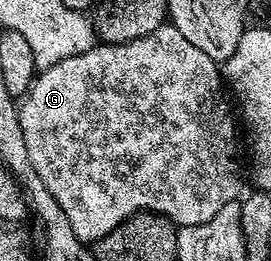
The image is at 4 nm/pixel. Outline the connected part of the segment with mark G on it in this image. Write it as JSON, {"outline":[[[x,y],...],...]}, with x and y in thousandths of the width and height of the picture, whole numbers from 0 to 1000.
{"outline":[[[624,92],[576,107],[576,123],[546,123],[539,138],[517,138],[469,161],[351,169],[325,199],[284,207],[280,215],[251,215],[251,230],[221,230],[221,245],[192,245],[173,268],[151,272],[129,295],[122,322],[111,326],[107,345],[96,349],[77,379],[66,425],[74,490],[89,490],[89,556],[103,567],[103,602],[118,609],[118,644],[133,644],[133,674],[148,674],[148,690],[162,690],[177,736],[192,736],[192,751],[207,751],[207,782],[221,782],[221,797],[236,797],[236,828],[251,828],[251,858],[266,858],[266,889],[280,889],[280,904],[295,923],[321,935],[365,927],[373,912],[399,904],[399,889],[413,889],[413,874],[428,874],[446,851],[483,835],[487,824],[528,812],[601,820],[609,835],[627,839],[661,874],[753,858],[768,843],[782,843],[782,828],[797,828],[797,812],[812,812],[812,797],[827,797],[827,782],[882,770],[886,747],[878,739],[893,728],[893,651],[878,640],[878,498],[863,487],[863,452],[849,441],[849,421],[834,410],[830,383],[819,379],[819,345],[827,349],[827,299],[812,280],[808,241],[782,234],[760,203],[738,199],[738,184],[723,184],[723,169],[701,165],[649,103]]]}

